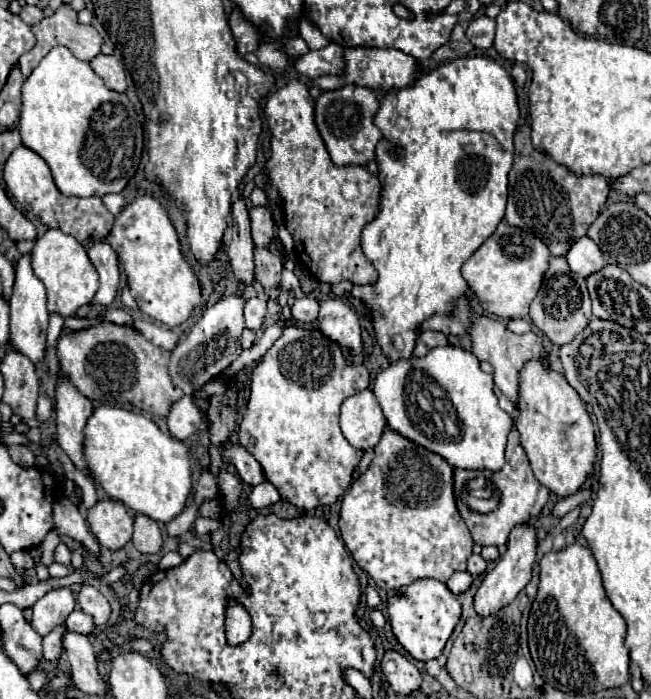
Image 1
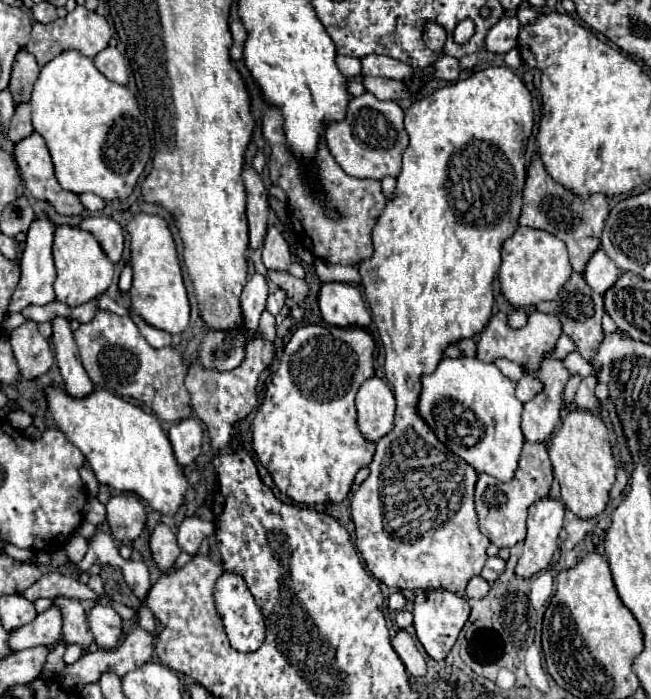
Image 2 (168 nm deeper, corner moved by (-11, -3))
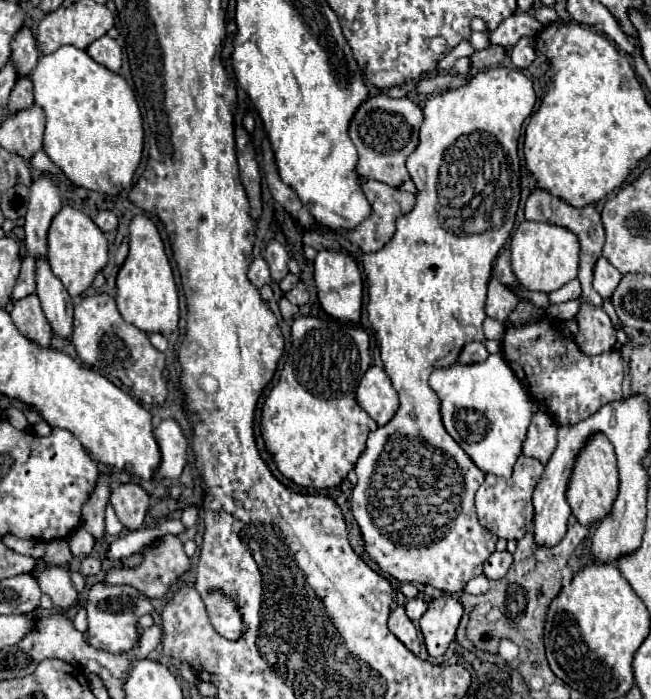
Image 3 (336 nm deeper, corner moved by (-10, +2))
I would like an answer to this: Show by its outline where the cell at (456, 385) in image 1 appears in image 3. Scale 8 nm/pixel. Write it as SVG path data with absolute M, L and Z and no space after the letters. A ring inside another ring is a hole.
M490 354L484 362L456 362L448 368L438 368L430 376L430 388L440 400L446 432L460 444L472 462L486 474L490 472L502 478L510 478L514 462L522 452L530 414L534 414L536 408L528 390L510 368L504 354Z

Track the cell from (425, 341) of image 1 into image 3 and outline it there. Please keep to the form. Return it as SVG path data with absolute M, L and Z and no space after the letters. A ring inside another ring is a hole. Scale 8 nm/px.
M468 342L462 348L462 352L458 356L458 362L470 364L470 362L484 362L486 358L488 358L488 350L486 350L486 346L482 342Z

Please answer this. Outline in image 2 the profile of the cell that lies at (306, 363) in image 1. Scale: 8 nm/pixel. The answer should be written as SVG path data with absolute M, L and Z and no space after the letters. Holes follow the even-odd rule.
M303 325L297 327L283 349L279 367L265 399L253 419L253 449L261 465L271 473L281 493L301 505L339 503L347 497L355 473L369 465L375 453L375 443L365 439L357 427L355 395L359 385L373 377L373 349L371 335L361 327L329 327L329 325Z

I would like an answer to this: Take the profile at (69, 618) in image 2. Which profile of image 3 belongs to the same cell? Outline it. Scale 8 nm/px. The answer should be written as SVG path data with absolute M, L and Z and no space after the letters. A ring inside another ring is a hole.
M46 566L36 572L38 584L44 594L48 594L58 610L70 610L78 604L78 592L70 580L70 570L66 566Z

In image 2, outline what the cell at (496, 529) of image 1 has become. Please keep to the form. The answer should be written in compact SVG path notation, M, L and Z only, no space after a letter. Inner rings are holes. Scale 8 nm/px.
M525 443L523 451L521 451L521 459L519 459L519 467L515 471L513 481L509 483L501 483L501 503L499 505L489 505L487 499L489 497L489 489L496 485L496 479L486 473L479 474L477 479L477 487L474 491L475 509L477 509L477 517L479 517L479 529L483 535L489 537L491 543L495 543L497 547L513 547L515 543L525 539L525 521L527 521L527 509L531 503L535 503L541 497L549 495L551 489L551 481L553 481L553 471L551 471L551 461L547 455L547 449L543 443Z

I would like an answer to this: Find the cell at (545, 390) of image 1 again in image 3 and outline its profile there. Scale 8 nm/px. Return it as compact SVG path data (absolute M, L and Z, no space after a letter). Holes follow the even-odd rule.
M596 432L584 442L582 450L576 454L572 476L566 490L566 500L572 506L572 514L576 516L576 520L588 526L602 520L610 512L610 506L614 504L616 494L618 494L616 454L610 440L602 432Z

